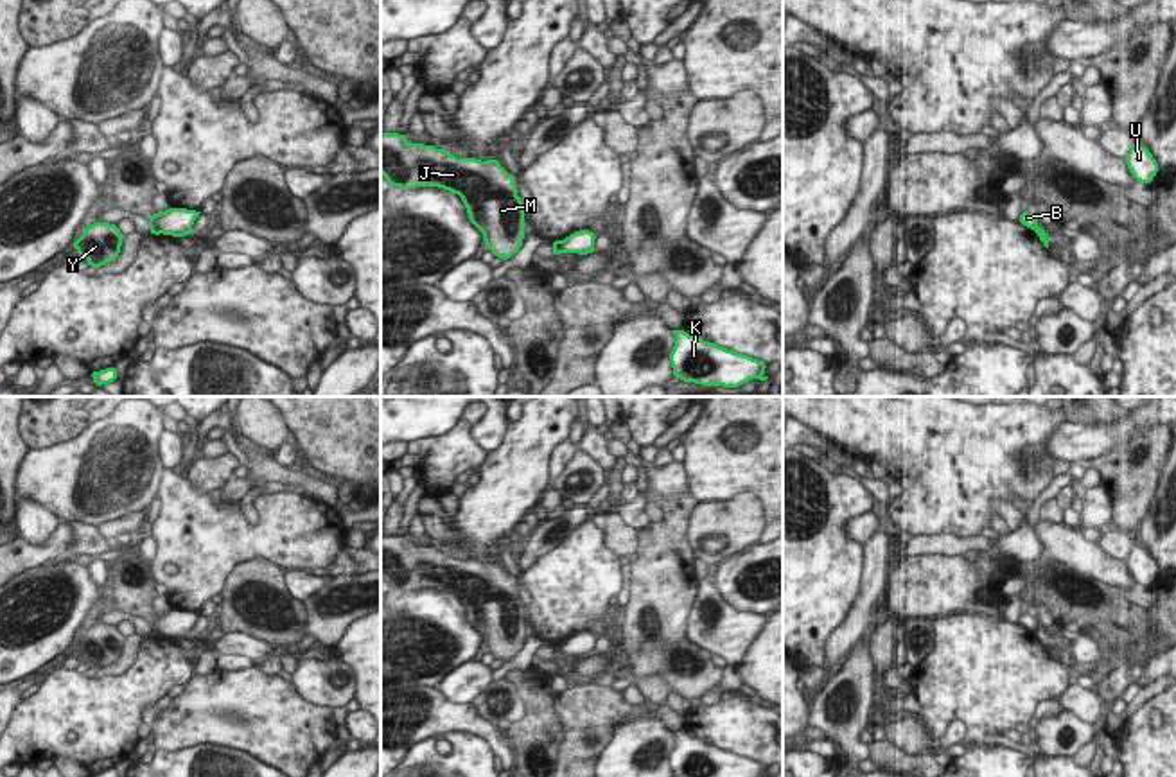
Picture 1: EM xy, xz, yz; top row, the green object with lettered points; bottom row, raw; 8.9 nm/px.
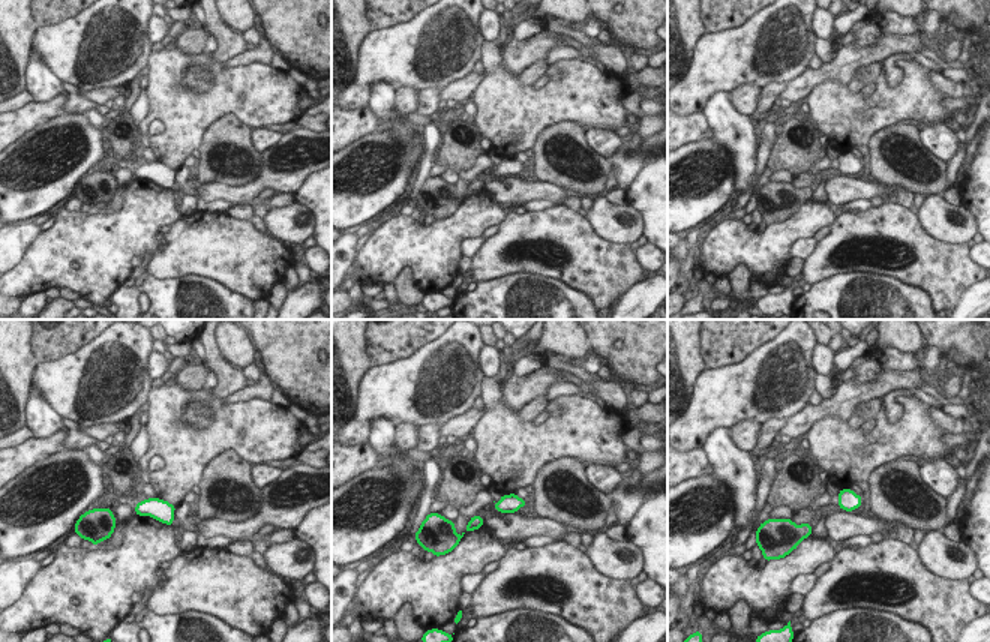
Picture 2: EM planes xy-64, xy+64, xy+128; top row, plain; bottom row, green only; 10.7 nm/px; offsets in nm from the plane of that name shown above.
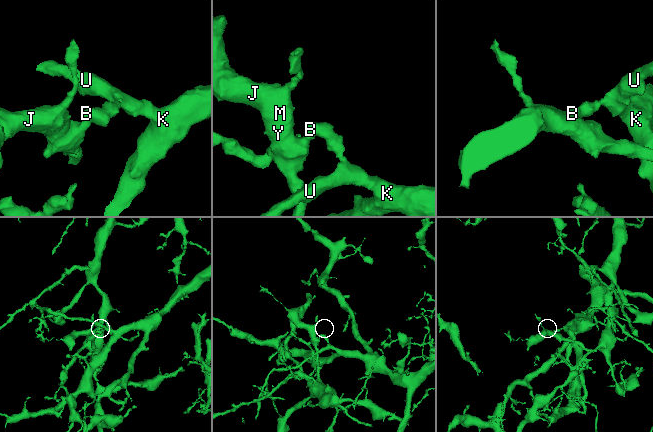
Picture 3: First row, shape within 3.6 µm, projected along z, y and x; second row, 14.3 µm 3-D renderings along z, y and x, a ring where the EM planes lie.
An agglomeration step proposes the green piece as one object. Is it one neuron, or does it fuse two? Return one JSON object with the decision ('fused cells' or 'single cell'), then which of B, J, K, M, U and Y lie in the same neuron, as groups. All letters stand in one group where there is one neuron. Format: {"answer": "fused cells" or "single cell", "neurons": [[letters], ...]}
{"answer": "fused cells", "neurons": [["B", "K", "U"], ["J", "M", "Y"]]}

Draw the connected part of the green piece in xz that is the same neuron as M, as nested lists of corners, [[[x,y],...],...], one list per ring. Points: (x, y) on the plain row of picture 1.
[[[381,535],[381,576],[390,590],[438,589],[458,596],[488,653],[503,664],[513,659],[526,630],[515,578],[497,560],[456,560],[447,551],[406,542],[400,535]]]

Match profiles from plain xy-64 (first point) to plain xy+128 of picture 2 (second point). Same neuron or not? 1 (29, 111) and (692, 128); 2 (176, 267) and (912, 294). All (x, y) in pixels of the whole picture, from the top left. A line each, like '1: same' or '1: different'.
1: same
2: different

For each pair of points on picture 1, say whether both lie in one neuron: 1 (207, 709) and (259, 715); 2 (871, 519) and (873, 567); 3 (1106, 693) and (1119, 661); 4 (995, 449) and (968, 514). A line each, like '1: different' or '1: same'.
1: same
2: different
3: same
4: same

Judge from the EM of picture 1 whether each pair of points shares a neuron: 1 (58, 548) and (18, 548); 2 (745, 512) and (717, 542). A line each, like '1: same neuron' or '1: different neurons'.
1: same neuron
2: same neuron

